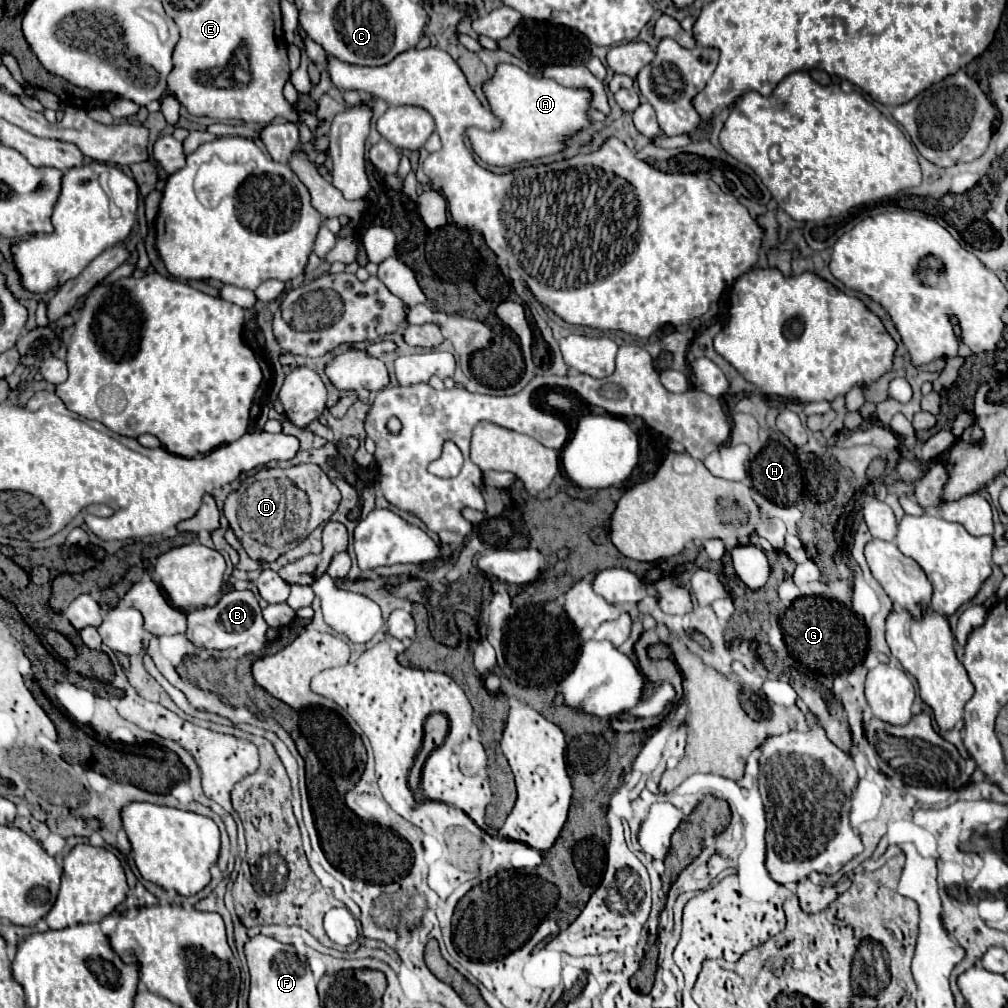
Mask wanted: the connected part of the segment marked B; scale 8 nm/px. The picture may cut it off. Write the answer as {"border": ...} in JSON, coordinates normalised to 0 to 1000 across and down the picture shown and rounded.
{"border":[[[229,585],[209,603],[197,603],[186,609],[186,633],[189,639],[207,645],[225,645],[241,639],[245,633],[261,633],[265,619],[249,585]]]}

